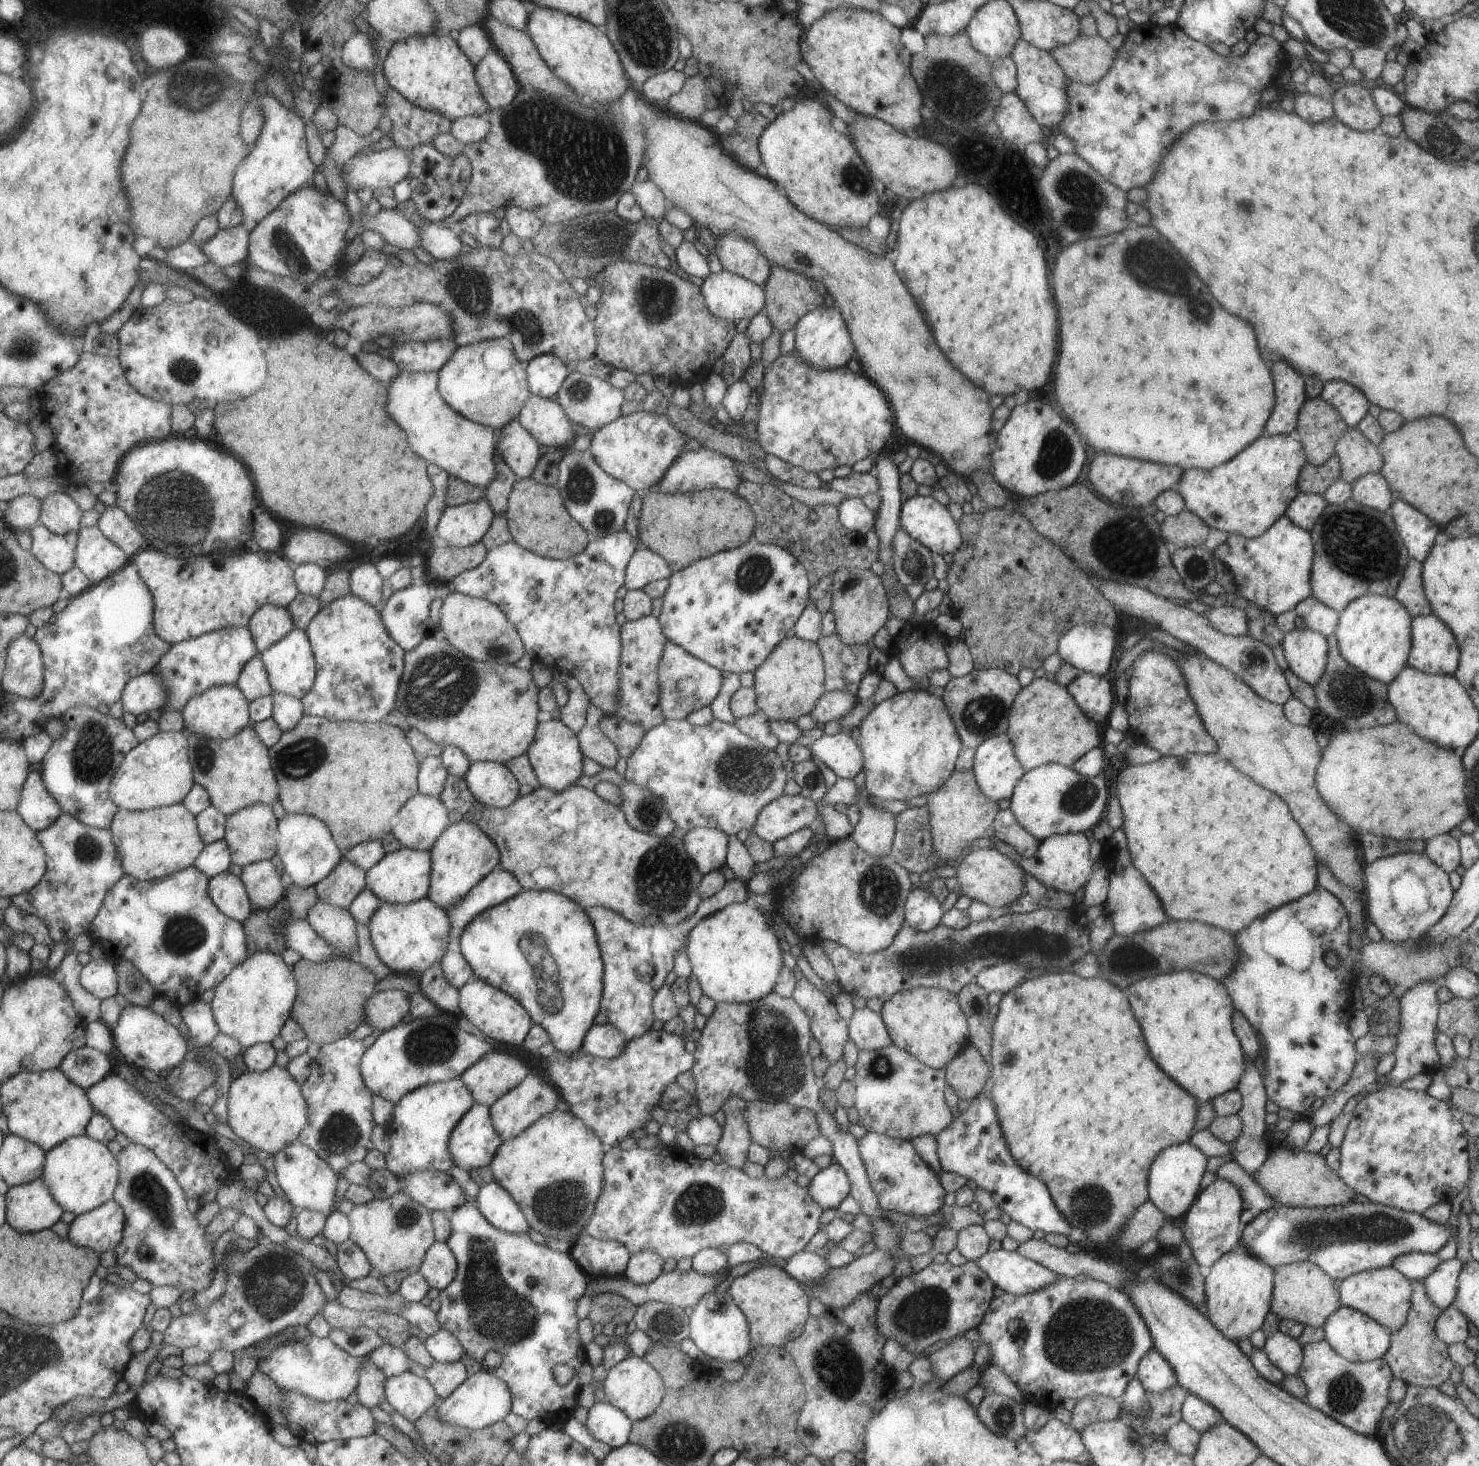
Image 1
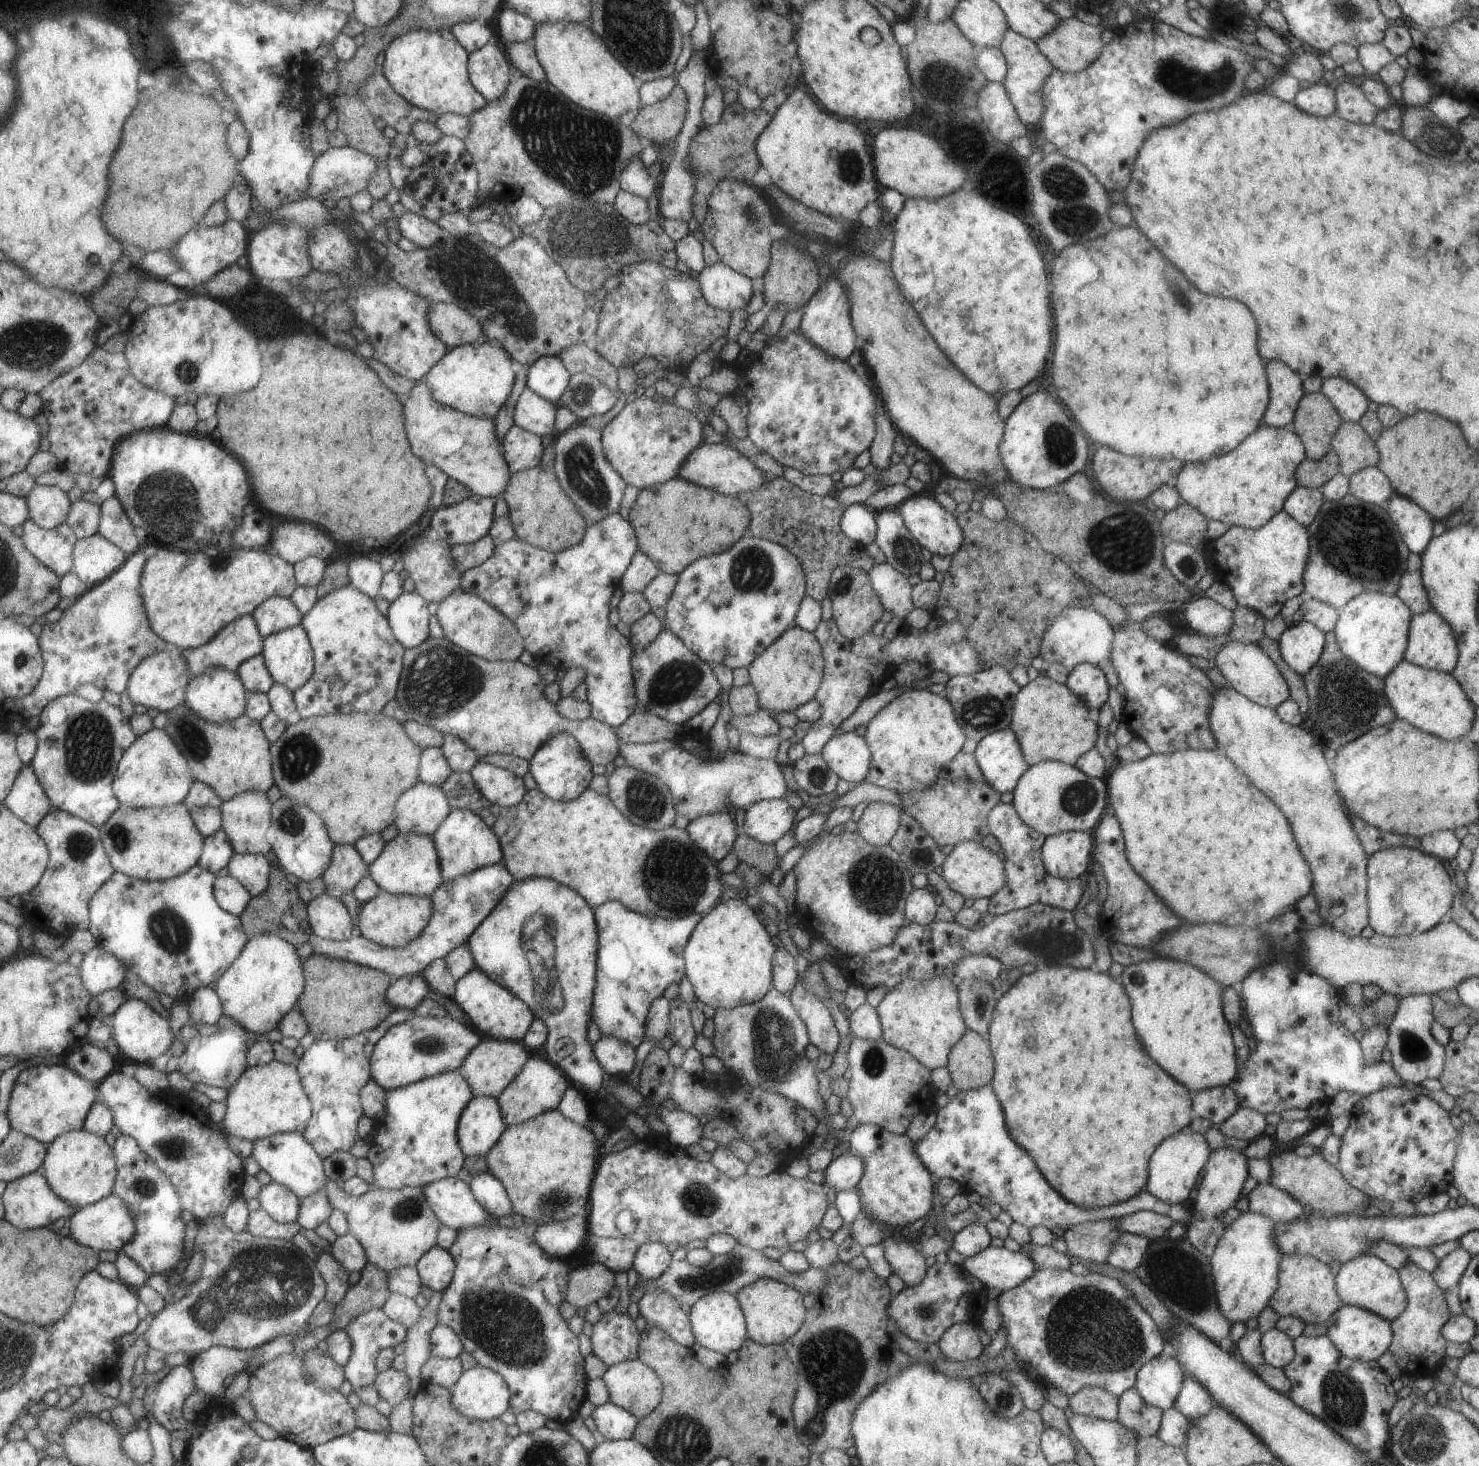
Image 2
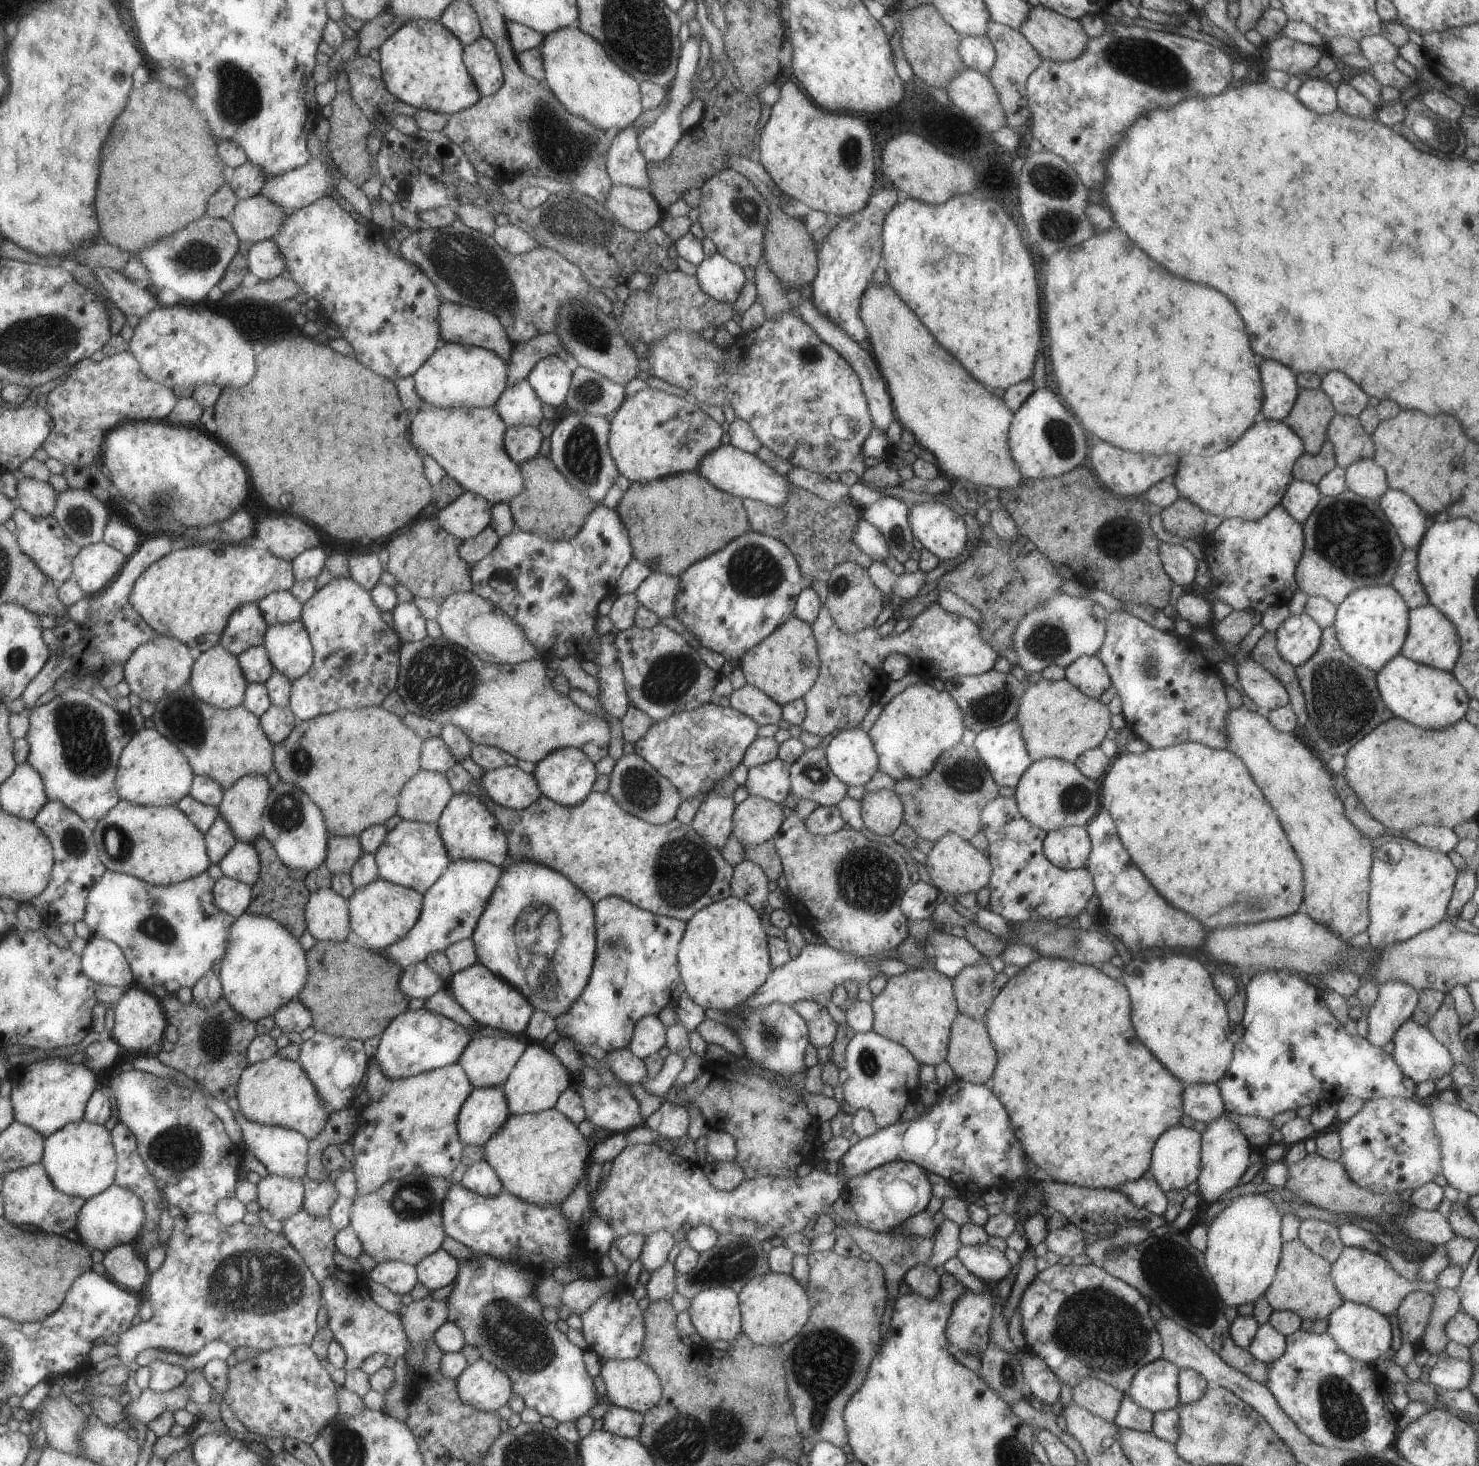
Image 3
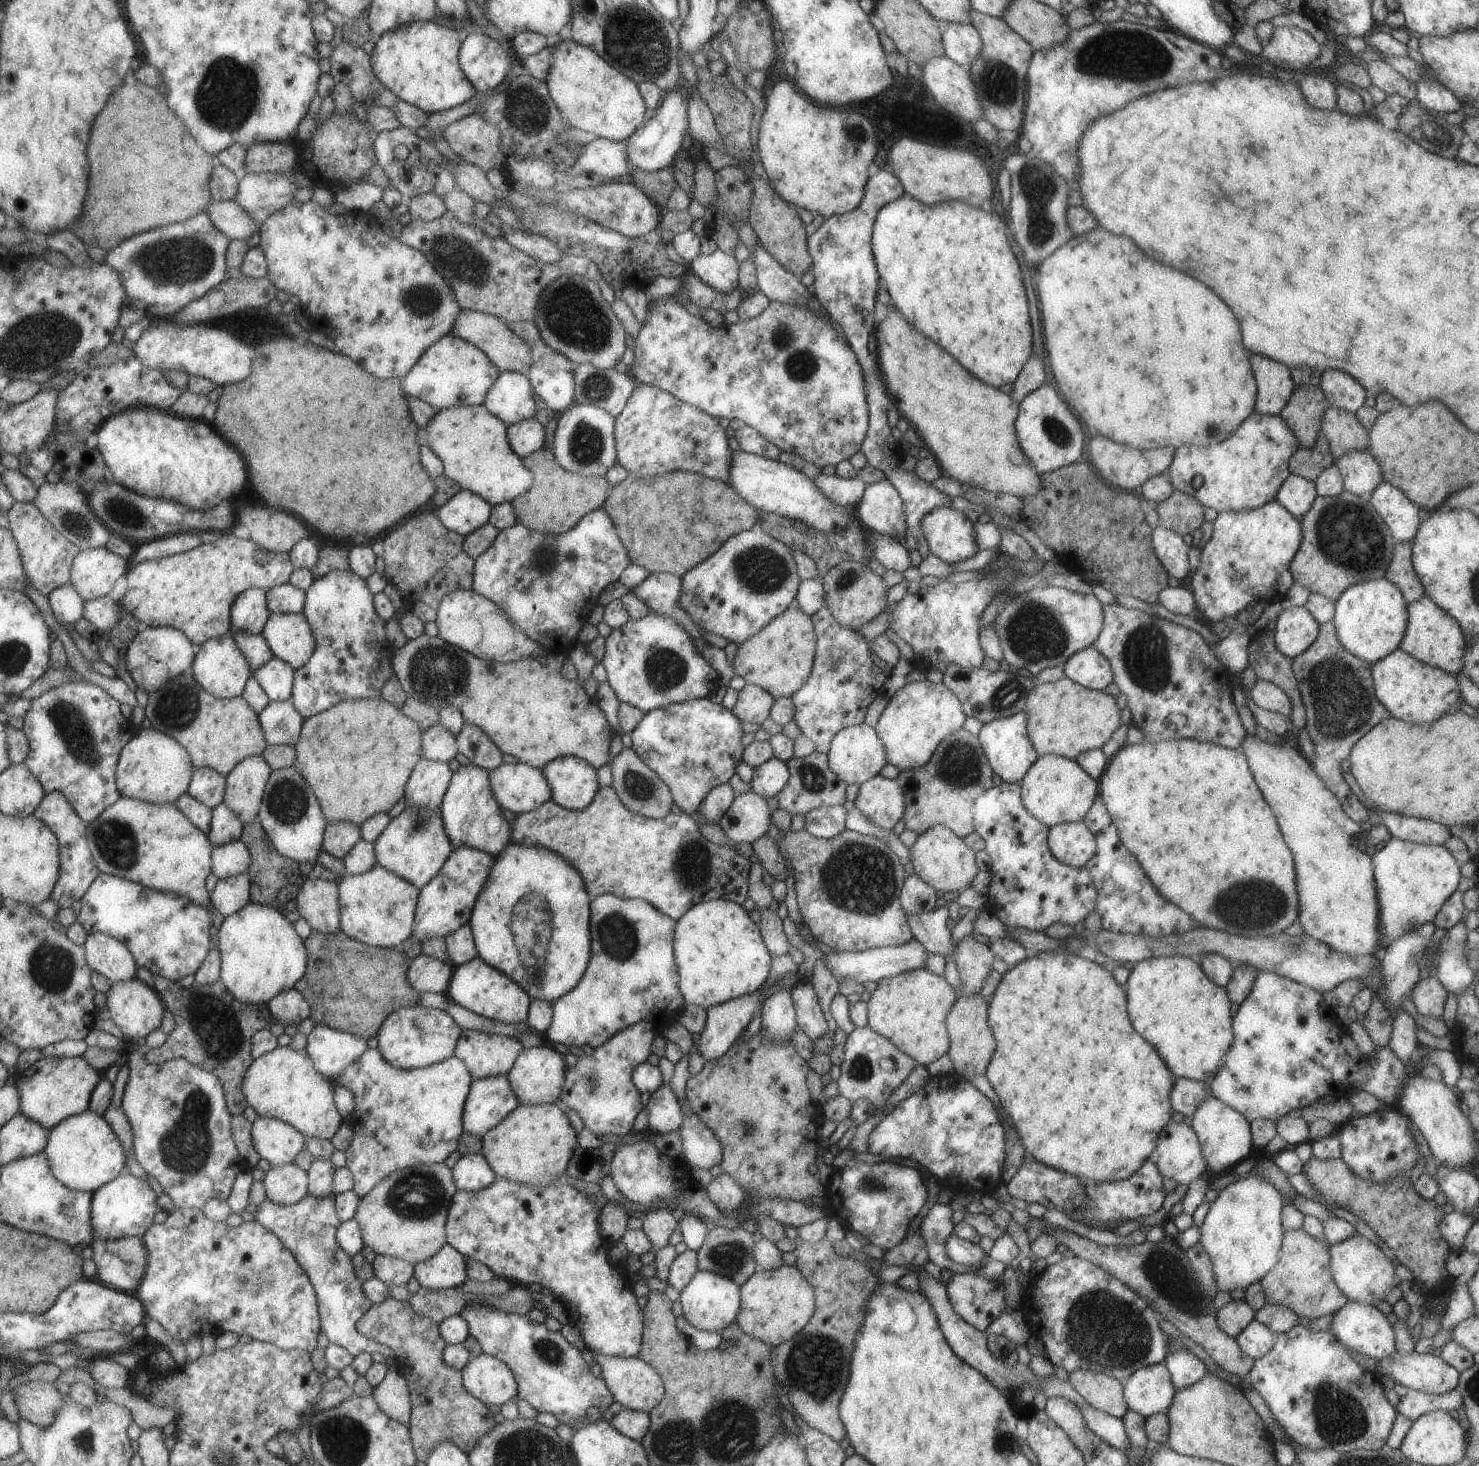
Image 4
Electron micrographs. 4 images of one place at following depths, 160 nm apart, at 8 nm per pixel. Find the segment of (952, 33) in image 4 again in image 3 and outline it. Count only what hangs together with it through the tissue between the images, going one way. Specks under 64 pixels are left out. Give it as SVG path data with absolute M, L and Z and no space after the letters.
M960 34L957 52L966 68L984 75L994 65L996 59L994 46L987 36L972 37Z

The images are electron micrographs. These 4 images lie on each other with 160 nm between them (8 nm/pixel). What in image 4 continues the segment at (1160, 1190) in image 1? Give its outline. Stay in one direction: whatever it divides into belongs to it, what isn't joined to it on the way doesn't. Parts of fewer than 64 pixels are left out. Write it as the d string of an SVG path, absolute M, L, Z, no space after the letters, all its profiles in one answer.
M1174 1123L1163 1127L1156 1142L1157 1158L1154 1162L1163 1178L1171 1178L1176 1184L1189 1184L1194 1178L1207 1172L1198 1138L1190 1126Z

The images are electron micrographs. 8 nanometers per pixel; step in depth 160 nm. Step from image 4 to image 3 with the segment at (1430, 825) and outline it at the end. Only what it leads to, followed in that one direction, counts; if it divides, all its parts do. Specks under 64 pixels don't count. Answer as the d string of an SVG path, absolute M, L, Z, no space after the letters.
M1427 824L1411 826L1409 832L1403 834L1410 841L1444 855L1450 850L1454 850L1454 846L1460 839L1453 829L1435 828L1435 826L1427 826Z

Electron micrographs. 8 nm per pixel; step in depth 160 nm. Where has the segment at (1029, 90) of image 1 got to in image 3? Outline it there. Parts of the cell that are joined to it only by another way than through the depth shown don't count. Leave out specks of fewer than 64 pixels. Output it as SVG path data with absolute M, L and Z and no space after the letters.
M990 20L987 23L987 38L992 42L996 52L994 65L985 74L996 90L1002 109L1005 113L1006 124L1011 128L1027 123L1030 118L1028 100L1026 98L1026 80L1042 61L1039 53L1027 42L1027 39L1017 29Z

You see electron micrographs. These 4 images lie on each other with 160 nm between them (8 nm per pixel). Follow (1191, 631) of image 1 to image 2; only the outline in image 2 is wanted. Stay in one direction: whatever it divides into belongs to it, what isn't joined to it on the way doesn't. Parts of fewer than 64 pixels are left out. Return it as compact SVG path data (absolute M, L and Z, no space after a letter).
M1230 638L1221 645L1211 660L1216 664L1221 676L1239 694L1258 705L1275 708L1289 697L1285 679L1267 653L1258 646L1258 643L1244 643Z

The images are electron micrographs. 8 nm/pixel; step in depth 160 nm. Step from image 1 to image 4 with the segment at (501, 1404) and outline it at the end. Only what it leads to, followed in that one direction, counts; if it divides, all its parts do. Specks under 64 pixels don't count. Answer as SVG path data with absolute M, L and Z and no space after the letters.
M478 1354L460 1370L463 1388L482 1403L502 1405L516 1395L516 1382L509 1367L497 1357Z

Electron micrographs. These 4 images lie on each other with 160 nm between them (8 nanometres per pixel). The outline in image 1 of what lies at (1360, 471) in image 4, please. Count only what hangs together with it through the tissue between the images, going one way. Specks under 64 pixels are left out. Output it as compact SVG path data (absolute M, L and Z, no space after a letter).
M1379 473L1360 476L1352 486L1352 499L1361 506L1385 512L1393 502L1387 481Z

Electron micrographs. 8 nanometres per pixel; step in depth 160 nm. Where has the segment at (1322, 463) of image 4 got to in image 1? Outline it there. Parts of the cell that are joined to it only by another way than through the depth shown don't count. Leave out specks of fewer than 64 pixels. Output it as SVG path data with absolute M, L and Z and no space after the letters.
M1335 454L1331 455L1321 466L1310 465L1306 462L1298 474L1298 492L1322 495L1339 478L1340 462Z

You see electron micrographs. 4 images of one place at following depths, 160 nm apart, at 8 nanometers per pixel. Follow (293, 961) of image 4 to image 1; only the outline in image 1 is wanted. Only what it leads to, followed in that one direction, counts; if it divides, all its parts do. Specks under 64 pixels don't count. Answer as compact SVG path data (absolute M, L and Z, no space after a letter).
M257 951L248 955L215 986L210 1007L219 1033L235 1039L243 1050L255 1043L270 1043L275 1036L279 1036L281 1027L290 1018L296 990L293 967L285 965L279 955L267 951Z

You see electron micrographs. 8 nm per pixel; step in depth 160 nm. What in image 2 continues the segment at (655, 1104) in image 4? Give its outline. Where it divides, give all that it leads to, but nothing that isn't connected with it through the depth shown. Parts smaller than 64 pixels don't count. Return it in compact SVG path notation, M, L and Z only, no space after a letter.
M658 1106L654 1109L659 1116L657 1118L666 1126L665 1138L672 1147L684 1149L689 1144L699 1142L702 1125L696 1116L677 1108L667 1110Z

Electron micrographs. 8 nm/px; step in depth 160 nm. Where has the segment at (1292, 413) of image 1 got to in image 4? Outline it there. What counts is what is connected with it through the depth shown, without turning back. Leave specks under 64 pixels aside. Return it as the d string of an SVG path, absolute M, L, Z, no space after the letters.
M1255 353L1249 360L1257 391L1254 411L1262 415L1279 415L1295 387L1290 369Z

